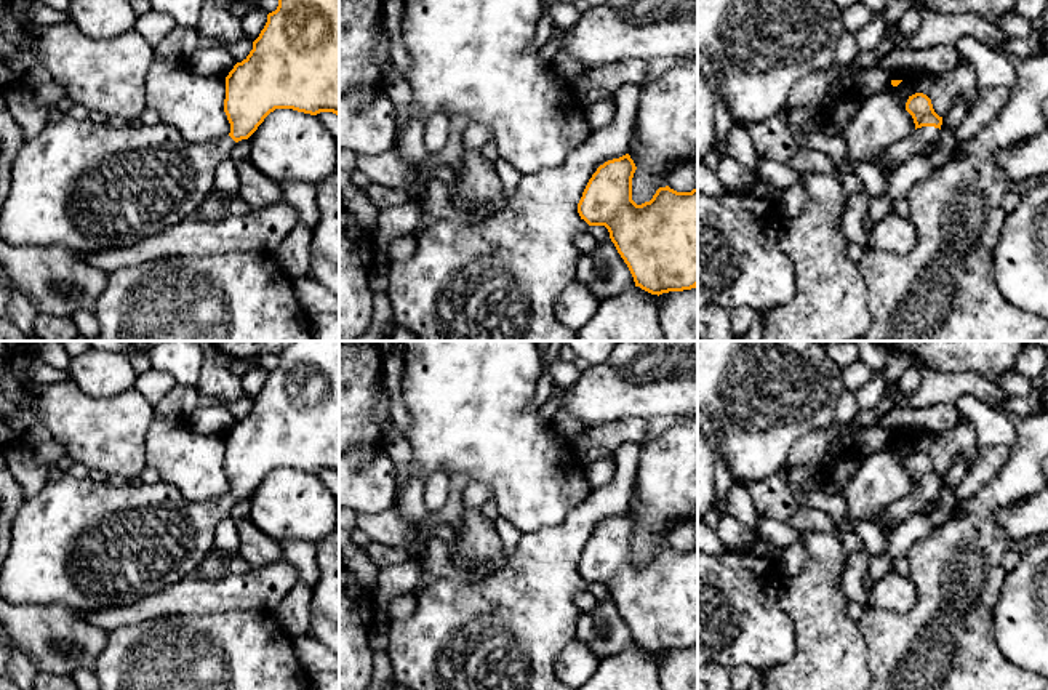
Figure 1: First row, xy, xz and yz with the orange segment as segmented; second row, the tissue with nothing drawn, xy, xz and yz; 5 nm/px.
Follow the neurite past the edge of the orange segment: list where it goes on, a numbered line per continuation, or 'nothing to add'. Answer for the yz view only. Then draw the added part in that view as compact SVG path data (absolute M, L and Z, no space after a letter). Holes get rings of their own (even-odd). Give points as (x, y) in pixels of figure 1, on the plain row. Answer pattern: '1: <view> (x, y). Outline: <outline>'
1: yz (917, 501). Outline: M922 485L914 488L906 498L890 504L875 520L875 524L883 530L896 530L906 519L922 514L928 515L928 506L931 503L939 503L939 487Z

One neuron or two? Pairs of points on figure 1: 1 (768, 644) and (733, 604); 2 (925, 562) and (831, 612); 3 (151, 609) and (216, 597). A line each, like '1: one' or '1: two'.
1: one
2: two
3: one

